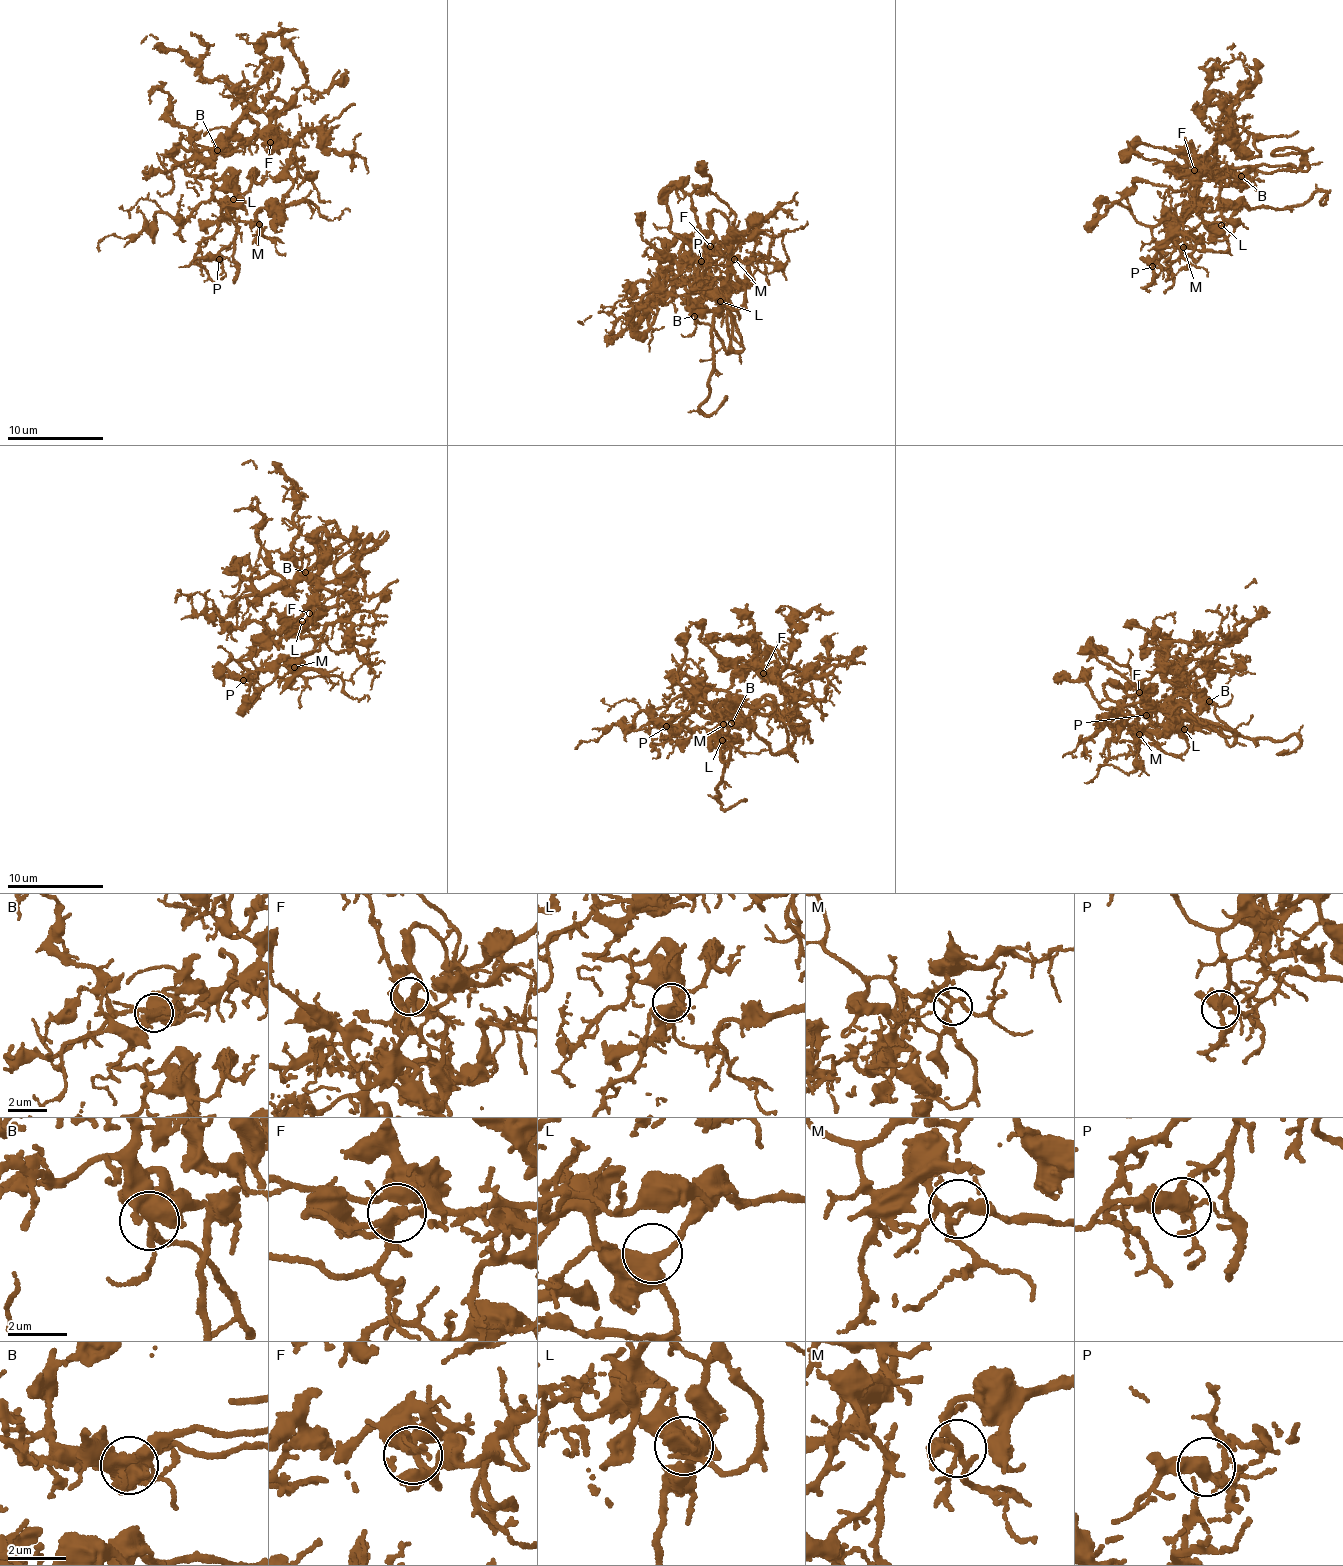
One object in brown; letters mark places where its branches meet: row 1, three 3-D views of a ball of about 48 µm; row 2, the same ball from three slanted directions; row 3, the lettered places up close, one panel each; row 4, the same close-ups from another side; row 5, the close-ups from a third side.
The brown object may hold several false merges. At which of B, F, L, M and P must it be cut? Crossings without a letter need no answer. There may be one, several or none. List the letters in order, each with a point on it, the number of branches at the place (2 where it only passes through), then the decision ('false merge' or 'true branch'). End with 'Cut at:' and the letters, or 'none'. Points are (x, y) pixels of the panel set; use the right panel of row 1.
B: place (1241, 176); branches 3; true branch
F: place (1194, 170); branches 3; true branch
L: place (1221, 225); branches 3; true branch
M: place (1183, 247); branches 5; true branch
P: place (1152, 266); branches 4; true branch
Cut at: none

